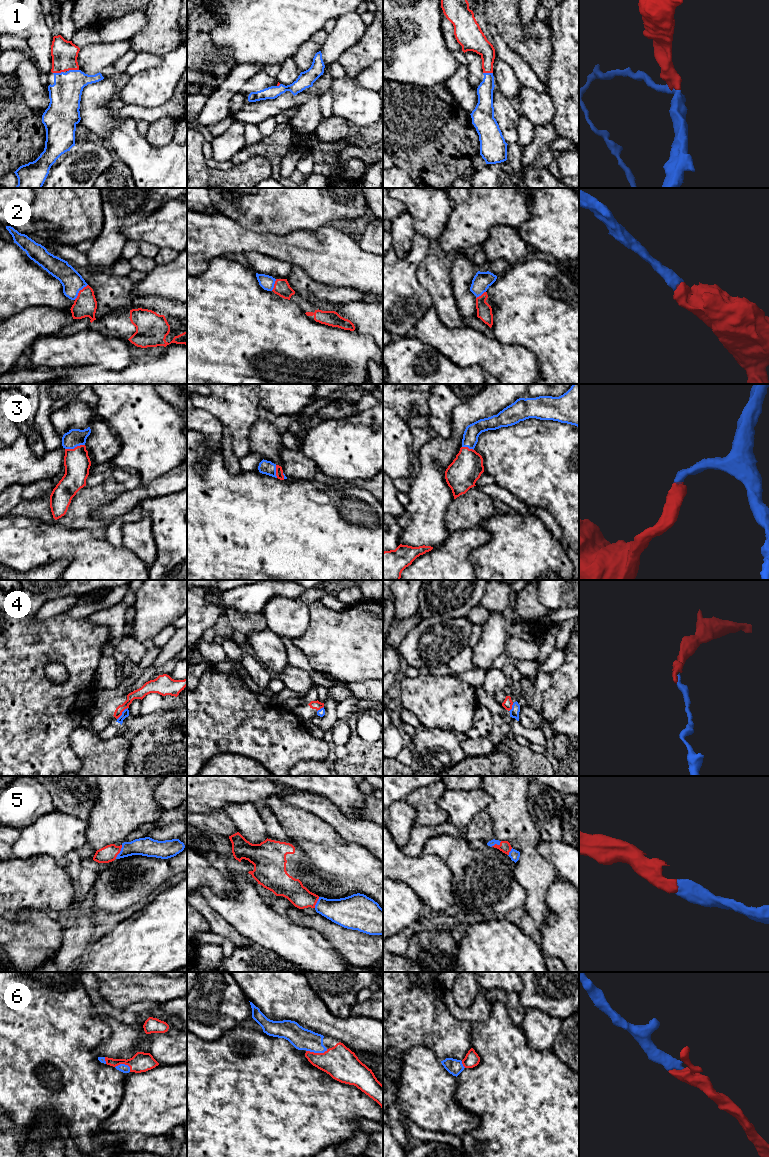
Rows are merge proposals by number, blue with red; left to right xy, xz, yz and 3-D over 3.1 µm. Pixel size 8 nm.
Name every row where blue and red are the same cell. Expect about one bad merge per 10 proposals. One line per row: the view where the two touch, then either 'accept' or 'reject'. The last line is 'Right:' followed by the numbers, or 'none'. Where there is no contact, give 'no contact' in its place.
1: xy | accept
2: xy | accept
3: xy | accept
4: xy | accept
5: xy | accept
6: xz | accept
Right: 1, 2, 3, 4, 5, 6

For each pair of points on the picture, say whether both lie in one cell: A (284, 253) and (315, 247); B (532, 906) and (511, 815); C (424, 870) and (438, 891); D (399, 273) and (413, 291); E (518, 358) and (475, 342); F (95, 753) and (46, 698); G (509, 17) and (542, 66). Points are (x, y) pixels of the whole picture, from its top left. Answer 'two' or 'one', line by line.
A: one
B: one
C: one
D: one
E: one
F: two
G: one

